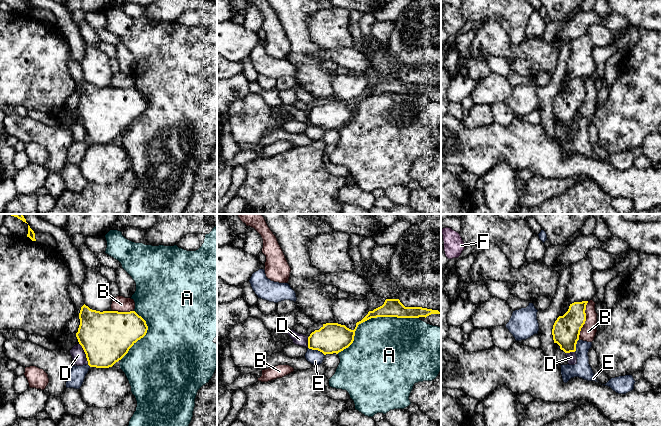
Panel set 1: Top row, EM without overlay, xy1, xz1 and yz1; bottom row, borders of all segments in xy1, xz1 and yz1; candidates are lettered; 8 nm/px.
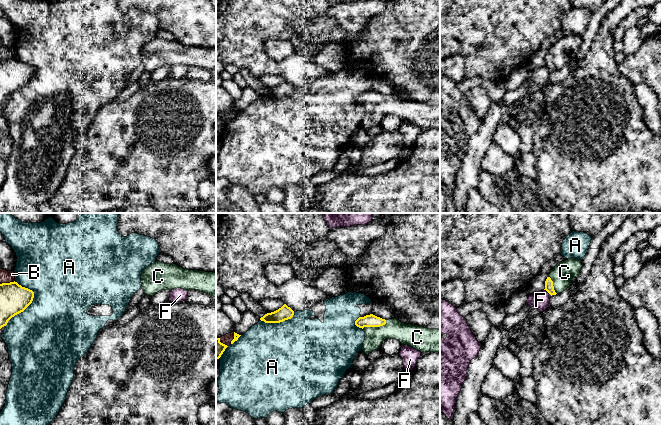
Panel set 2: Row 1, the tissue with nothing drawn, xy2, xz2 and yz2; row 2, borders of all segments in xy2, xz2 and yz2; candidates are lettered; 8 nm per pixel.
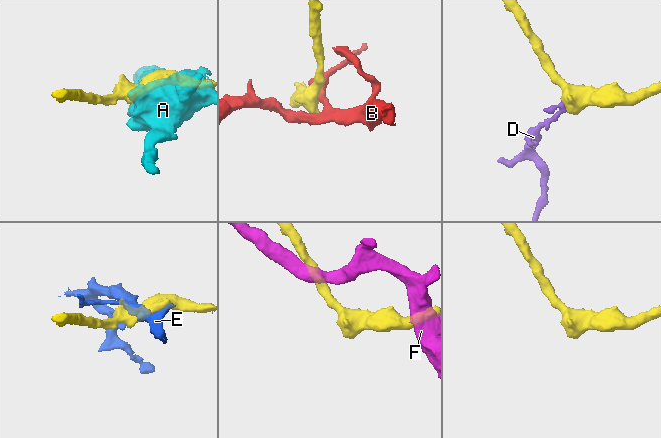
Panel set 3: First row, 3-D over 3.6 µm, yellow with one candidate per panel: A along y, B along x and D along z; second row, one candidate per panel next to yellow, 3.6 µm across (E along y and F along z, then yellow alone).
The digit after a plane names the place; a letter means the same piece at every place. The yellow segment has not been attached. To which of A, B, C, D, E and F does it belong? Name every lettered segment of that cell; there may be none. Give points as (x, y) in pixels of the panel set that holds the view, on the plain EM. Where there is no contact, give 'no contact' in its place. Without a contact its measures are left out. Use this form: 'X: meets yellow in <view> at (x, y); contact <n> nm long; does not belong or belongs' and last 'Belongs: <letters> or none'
A: meets yellow in xz1 at (372, 93); contact 700 nm long; does not belong
B: meets yellow in yz1 at (585, 96); contact 320 nm long; does not belong
C: meets yellow in xz2 at (375, 102); contact 220 nm long; belongs
D: meets yellow in xy1 at (85, 129); contact 190 nm long; does not belong
E: meets yellow in xz1 at (316, 125); contact 150 nm long; does not belong
F: meets yellow in yz2 at (548, 68); contact 80 nm long; does not belong
Belongs: C

